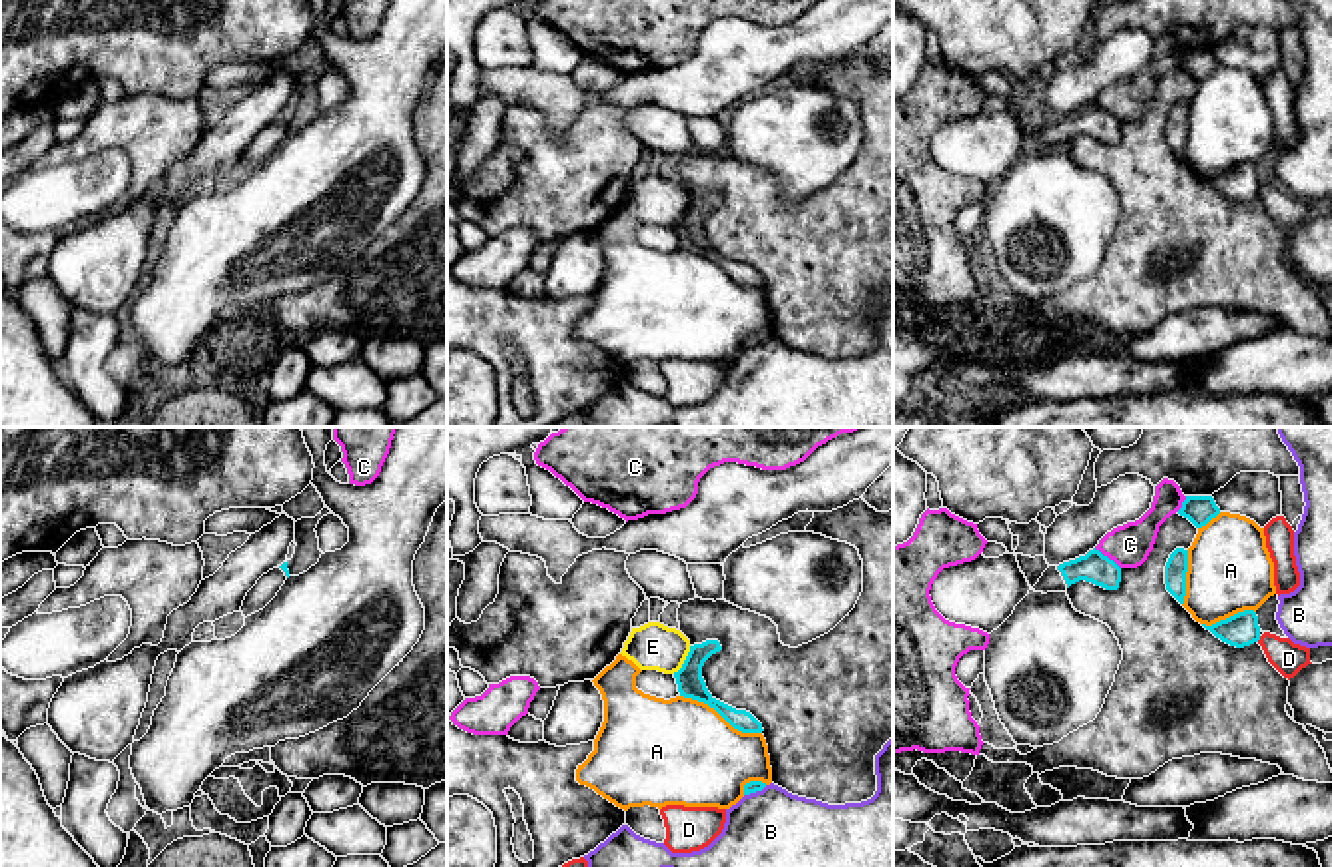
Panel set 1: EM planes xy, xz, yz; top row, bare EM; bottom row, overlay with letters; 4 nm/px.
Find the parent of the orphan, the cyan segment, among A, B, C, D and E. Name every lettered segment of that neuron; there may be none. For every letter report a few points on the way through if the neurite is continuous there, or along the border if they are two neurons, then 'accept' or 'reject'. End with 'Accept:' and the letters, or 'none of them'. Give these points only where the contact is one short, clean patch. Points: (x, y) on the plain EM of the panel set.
A: reject
B: along xz (766, 339), (744, 349) | reject
C: reject
D: reject
E: along xz (690, 200), (684, 216), (672, 226) | reject
Accept: none of them

